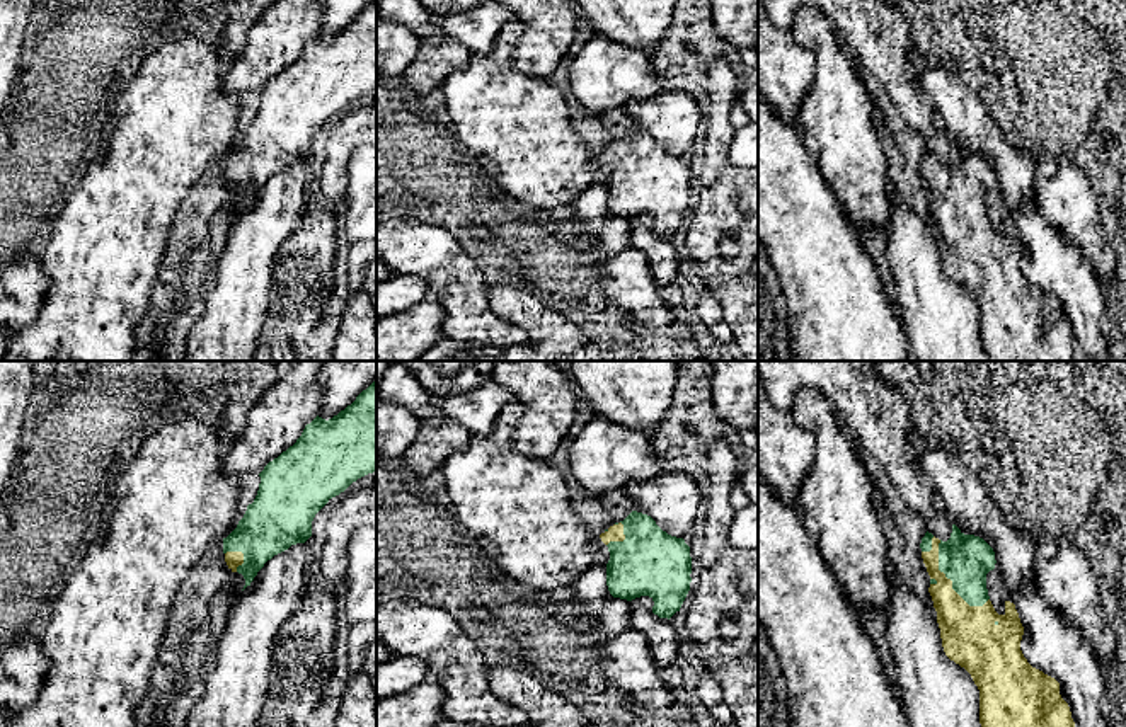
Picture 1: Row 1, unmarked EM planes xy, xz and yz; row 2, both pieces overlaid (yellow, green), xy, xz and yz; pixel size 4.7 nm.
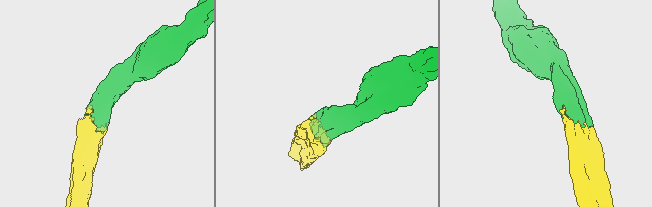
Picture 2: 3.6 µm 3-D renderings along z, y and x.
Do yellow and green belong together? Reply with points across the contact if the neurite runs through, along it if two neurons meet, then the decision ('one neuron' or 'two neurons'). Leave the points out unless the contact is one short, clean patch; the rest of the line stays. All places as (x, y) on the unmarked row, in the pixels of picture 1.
one neuron

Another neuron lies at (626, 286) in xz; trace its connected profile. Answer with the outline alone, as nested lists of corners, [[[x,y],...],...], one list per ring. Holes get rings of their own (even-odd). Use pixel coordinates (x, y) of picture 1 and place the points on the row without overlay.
[[[629,247],[600,266],[601,289],[610,303],[630,312],[639,320],[656,317],[656,306],[646,295],[642,252]]]

